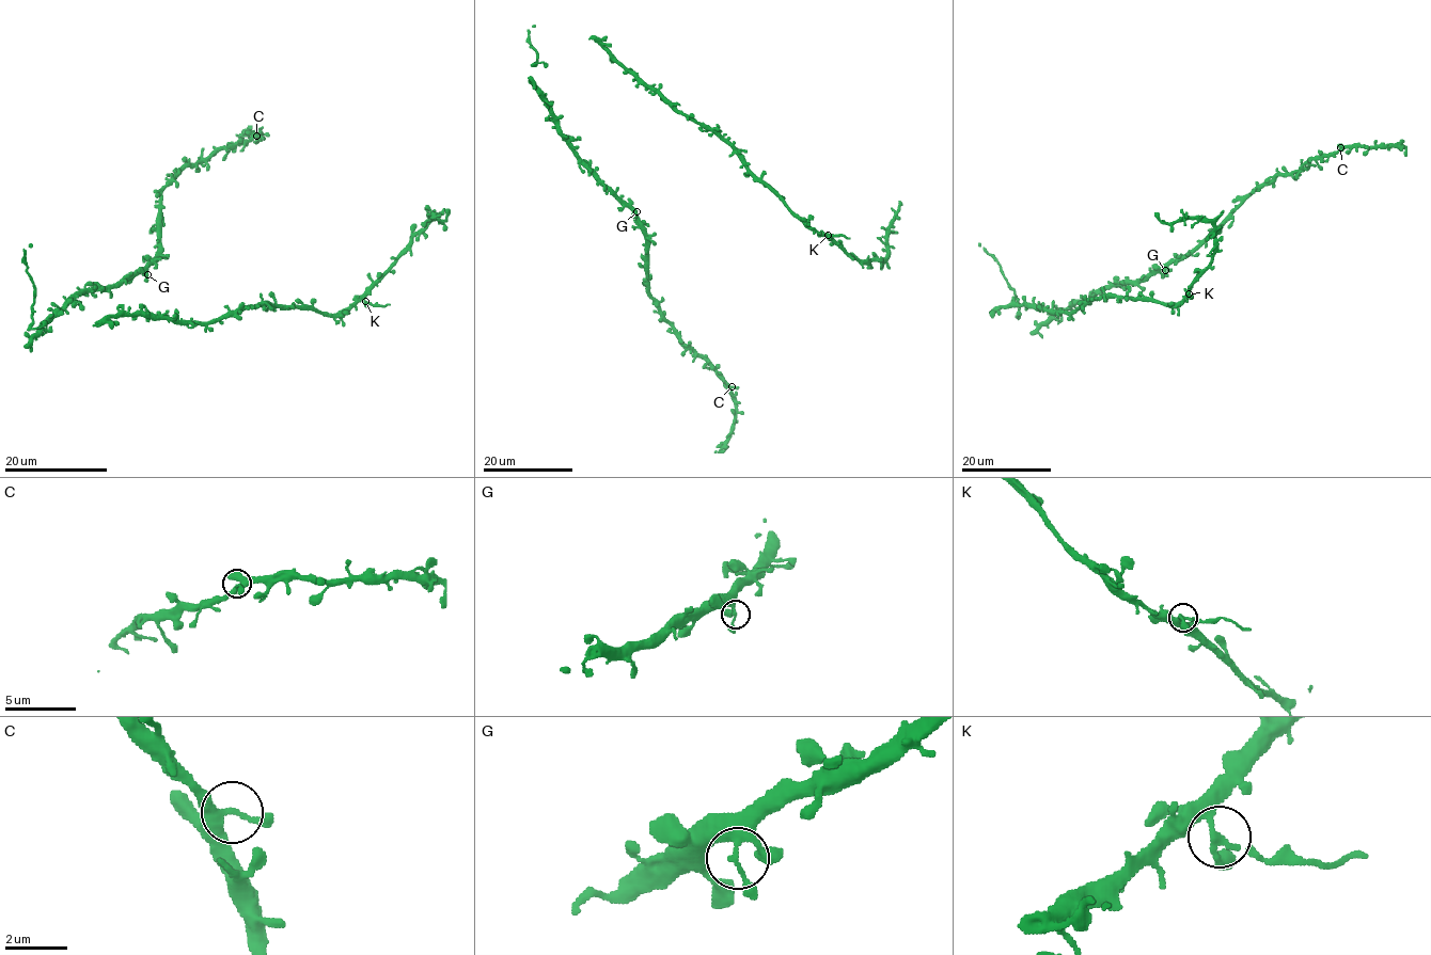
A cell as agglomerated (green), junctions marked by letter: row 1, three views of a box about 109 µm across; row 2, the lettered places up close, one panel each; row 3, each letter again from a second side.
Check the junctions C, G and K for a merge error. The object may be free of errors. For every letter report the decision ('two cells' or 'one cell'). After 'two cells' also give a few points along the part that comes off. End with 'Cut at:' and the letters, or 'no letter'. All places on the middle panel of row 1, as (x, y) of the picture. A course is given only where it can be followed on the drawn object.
C: one cell
G: one cell
K: two cells | (828, 235), (849, 238)
Cut at: K

